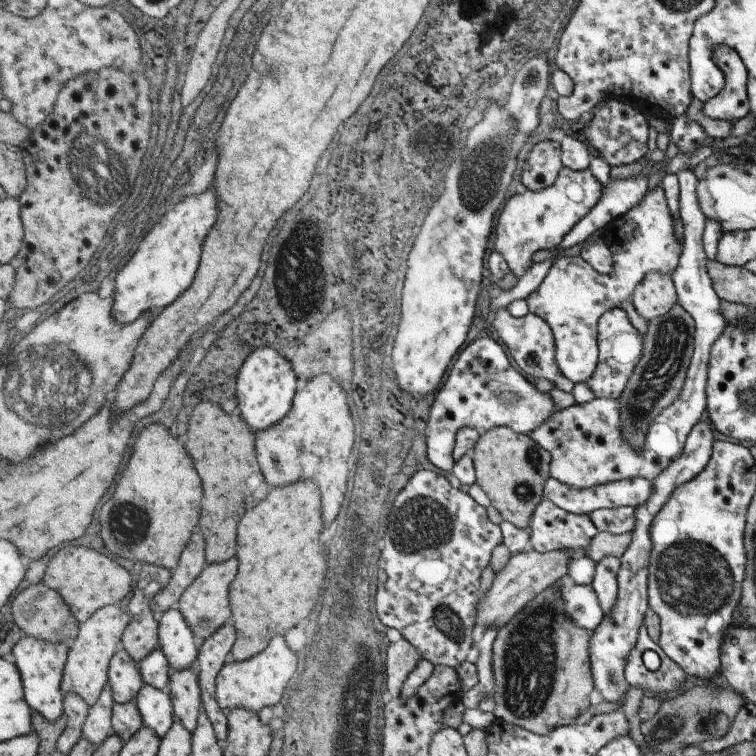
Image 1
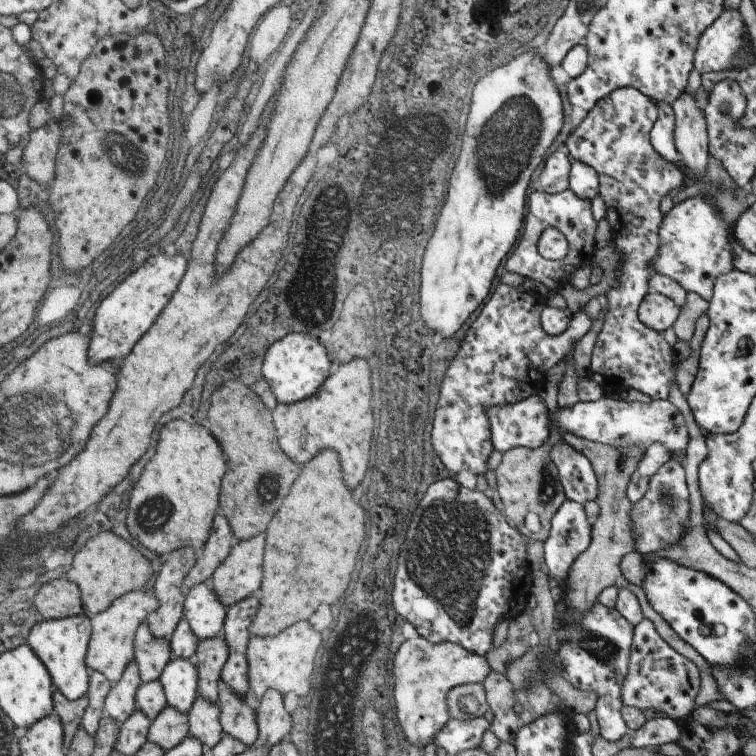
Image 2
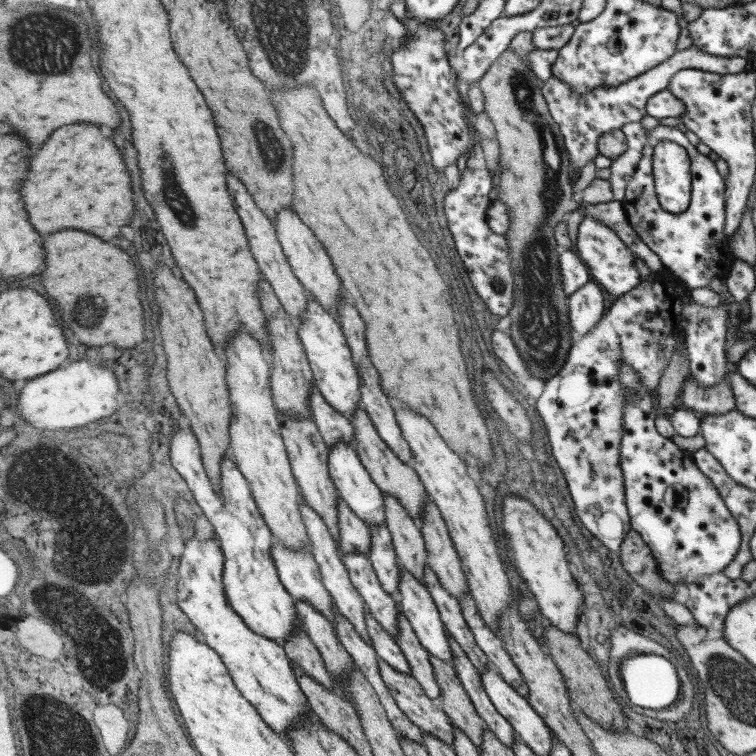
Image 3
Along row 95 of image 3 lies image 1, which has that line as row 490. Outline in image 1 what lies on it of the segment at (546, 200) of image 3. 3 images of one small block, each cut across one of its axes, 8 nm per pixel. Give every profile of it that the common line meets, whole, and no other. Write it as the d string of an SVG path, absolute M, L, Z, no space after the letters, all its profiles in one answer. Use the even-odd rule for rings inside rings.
M499 424L481 432L471 452L475 484L487 496L491 508L495 508L505 522L521 528L529 526L531 514L543 498L541 488L543 482L549 480L549 460L549 454L539 444L535 444L529 434L519 434Z

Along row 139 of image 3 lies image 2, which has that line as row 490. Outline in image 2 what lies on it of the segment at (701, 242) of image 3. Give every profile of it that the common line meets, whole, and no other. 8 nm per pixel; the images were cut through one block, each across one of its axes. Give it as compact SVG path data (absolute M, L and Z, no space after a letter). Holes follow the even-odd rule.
M673 460L665 462L649 480L647 492L641 496L639 502L631 508L631 520L633 520L633 536L635 536L635 552L643 554L655 554L661 548L675 546L679 538L685 534L683 524L687 522L687 504L685 504L685 476L683 476L683 464L677 464Z

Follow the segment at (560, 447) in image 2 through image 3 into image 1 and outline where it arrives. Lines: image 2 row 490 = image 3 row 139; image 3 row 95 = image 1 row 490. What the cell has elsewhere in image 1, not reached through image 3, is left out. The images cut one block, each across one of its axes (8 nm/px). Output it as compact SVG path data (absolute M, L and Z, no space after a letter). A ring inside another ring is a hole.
M633 478L633 480L623 480L623 482L611 482L605 486L595 486L589 490L573 490L565 484L559 484L557 480L545 480L543 482L543 498L547 498L551 504L555 504L559 510L573 514L573 516L587 516L593 510L609 510L609 508L621 508L621 506L641 506L647 502L647 498L653 494L653 480L645 478Z

